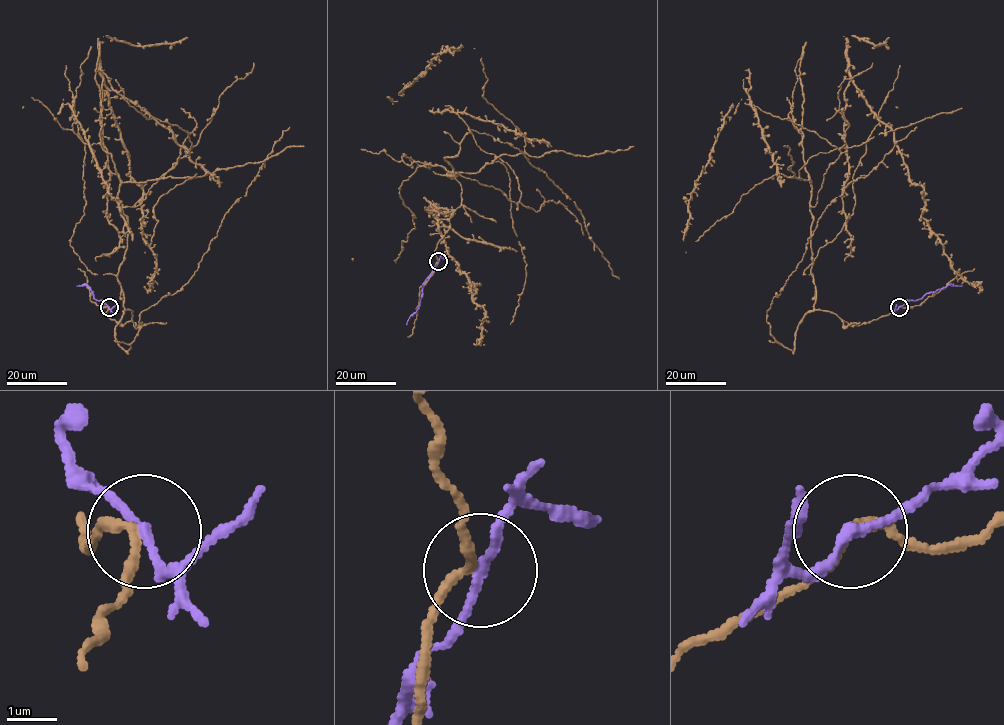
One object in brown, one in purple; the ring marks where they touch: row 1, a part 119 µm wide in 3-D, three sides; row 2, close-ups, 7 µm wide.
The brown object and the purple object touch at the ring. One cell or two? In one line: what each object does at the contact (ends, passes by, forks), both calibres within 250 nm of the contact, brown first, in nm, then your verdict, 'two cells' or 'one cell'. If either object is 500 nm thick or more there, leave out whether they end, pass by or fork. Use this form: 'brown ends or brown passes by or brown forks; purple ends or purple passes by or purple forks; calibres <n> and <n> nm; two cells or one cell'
brown passes by; purple passes by; calibres 180 and 160 nm; two cells

